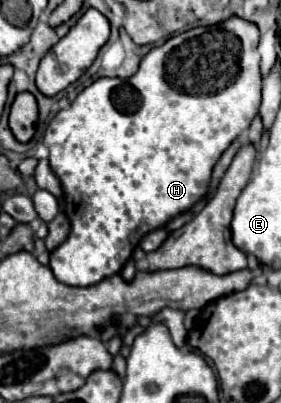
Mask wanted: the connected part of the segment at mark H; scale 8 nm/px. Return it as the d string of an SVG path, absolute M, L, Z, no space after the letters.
M237 16L211 28L191 28L151 48L131 78L99 78L79 92L69 108L55 114L43 142L49 148L51 168L63 184L65 214L71 222L67 240L51 252L49 266L59 282L91 286L117 274L145 234L187 212L207 192L213 166L259 112L261 56L257 42L257 26Z

